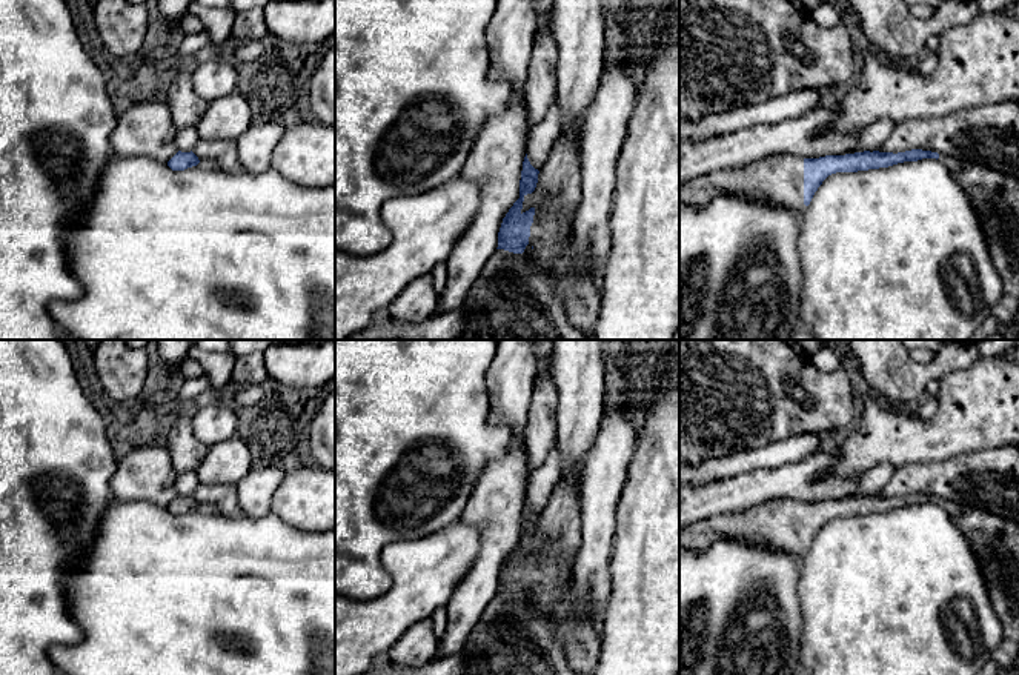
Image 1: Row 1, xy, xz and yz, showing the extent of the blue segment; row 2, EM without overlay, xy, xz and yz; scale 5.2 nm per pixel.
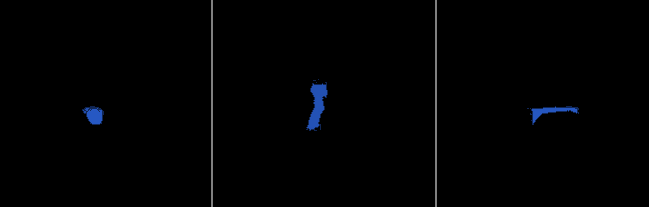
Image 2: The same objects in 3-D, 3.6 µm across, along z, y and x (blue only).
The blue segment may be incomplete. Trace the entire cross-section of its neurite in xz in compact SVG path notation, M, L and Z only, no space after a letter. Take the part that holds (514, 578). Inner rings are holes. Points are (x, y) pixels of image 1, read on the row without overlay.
M526 498L519 543L503 563L496 594L523 598L530 587L536 607L550 615L550 626L570 669L578 675L595 675L602 640L592 623L593 606L573 600L573 574L564 584L558 583L556 543L549 541L538 555L521 555L524 541L536 532L538 518Z

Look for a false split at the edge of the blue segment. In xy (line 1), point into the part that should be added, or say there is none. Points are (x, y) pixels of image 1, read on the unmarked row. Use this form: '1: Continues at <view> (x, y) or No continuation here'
1: No continuation here

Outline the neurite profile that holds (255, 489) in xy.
M254 464L237 483L238 504L243 515L260 518L272 510L272 497L286 472L277 466Z

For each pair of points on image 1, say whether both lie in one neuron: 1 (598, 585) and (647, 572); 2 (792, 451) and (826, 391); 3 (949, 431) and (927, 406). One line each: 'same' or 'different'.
1: different
2: different
3: different

